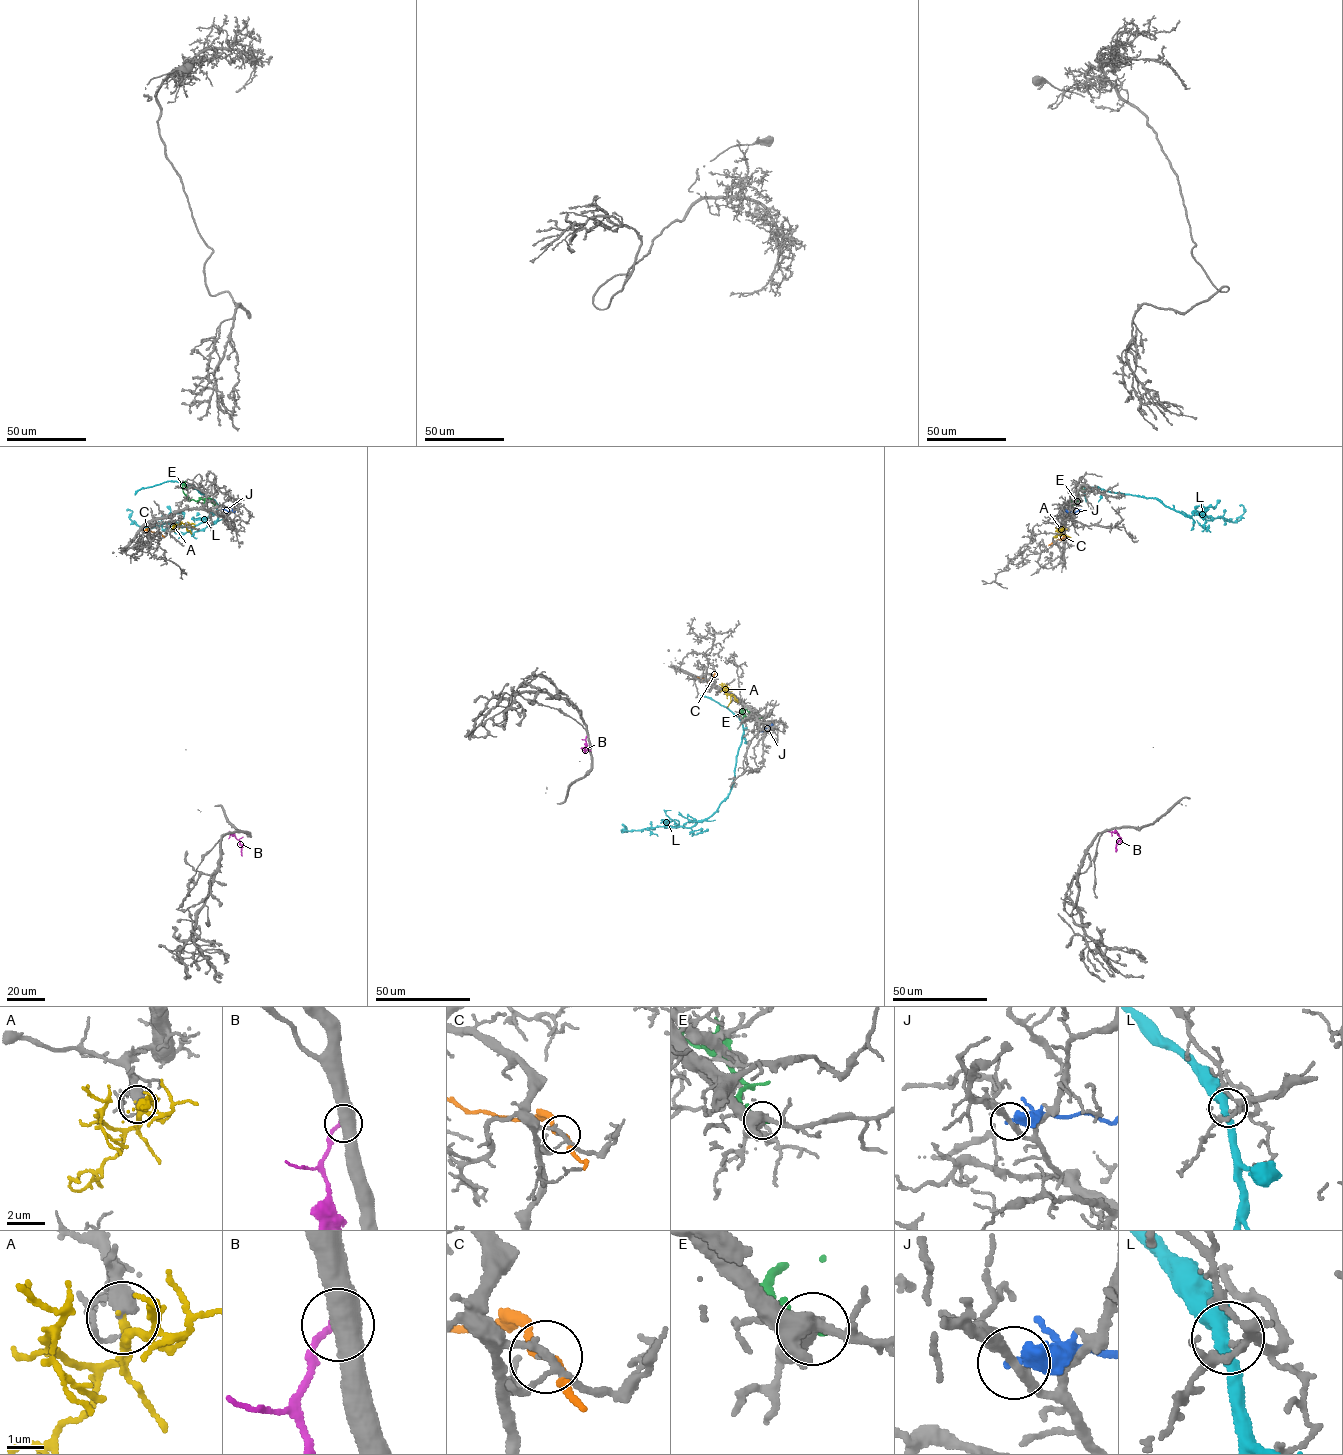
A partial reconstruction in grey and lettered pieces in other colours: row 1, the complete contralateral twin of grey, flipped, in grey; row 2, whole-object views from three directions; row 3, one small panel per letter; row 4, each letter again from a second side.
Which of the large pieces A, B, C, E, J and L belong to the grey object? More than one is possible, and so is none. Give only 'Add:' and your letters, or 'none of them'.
Add: A

